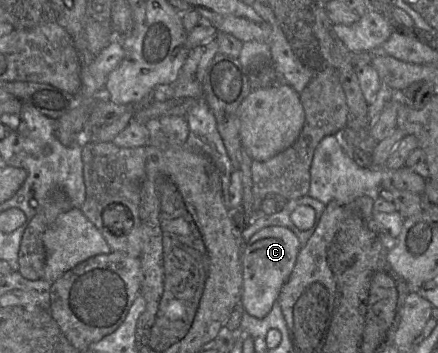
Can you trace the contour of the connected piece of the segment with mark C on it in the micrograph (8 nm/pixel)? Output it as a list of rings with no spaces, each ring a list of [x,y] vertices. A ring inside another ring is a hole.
[[[283,226],[264,227],[245,243],[240,302],[245,312],[259,319],[270,312],[295,266],[299,250],[300,242],[297,236],[289,228]]]

